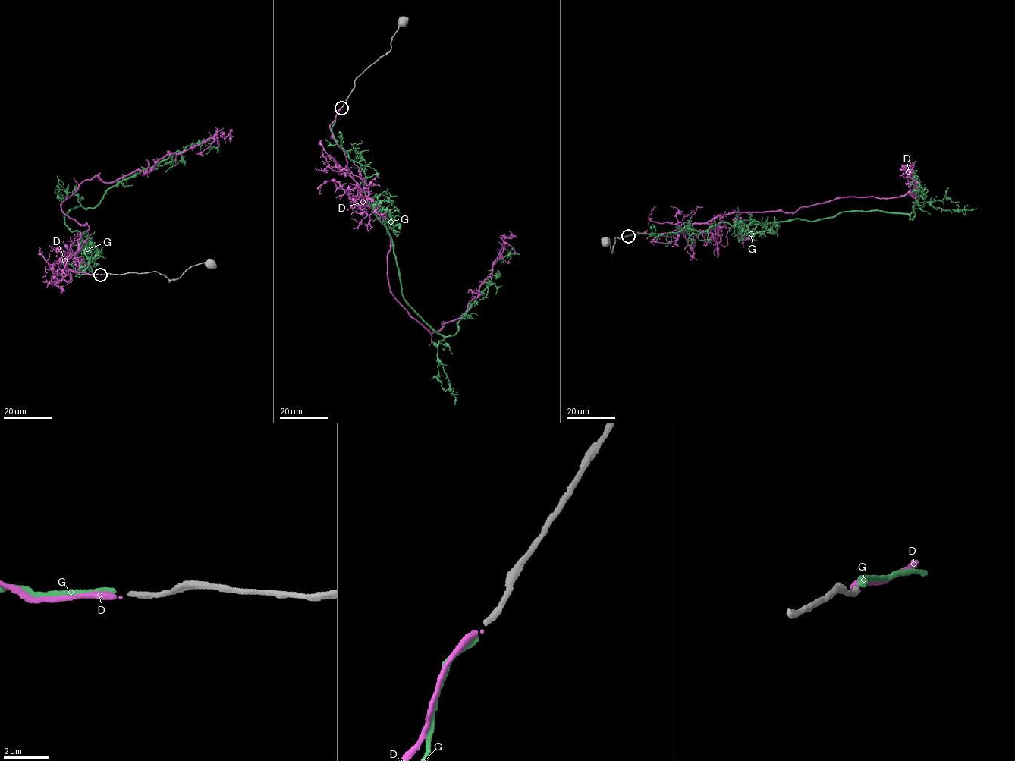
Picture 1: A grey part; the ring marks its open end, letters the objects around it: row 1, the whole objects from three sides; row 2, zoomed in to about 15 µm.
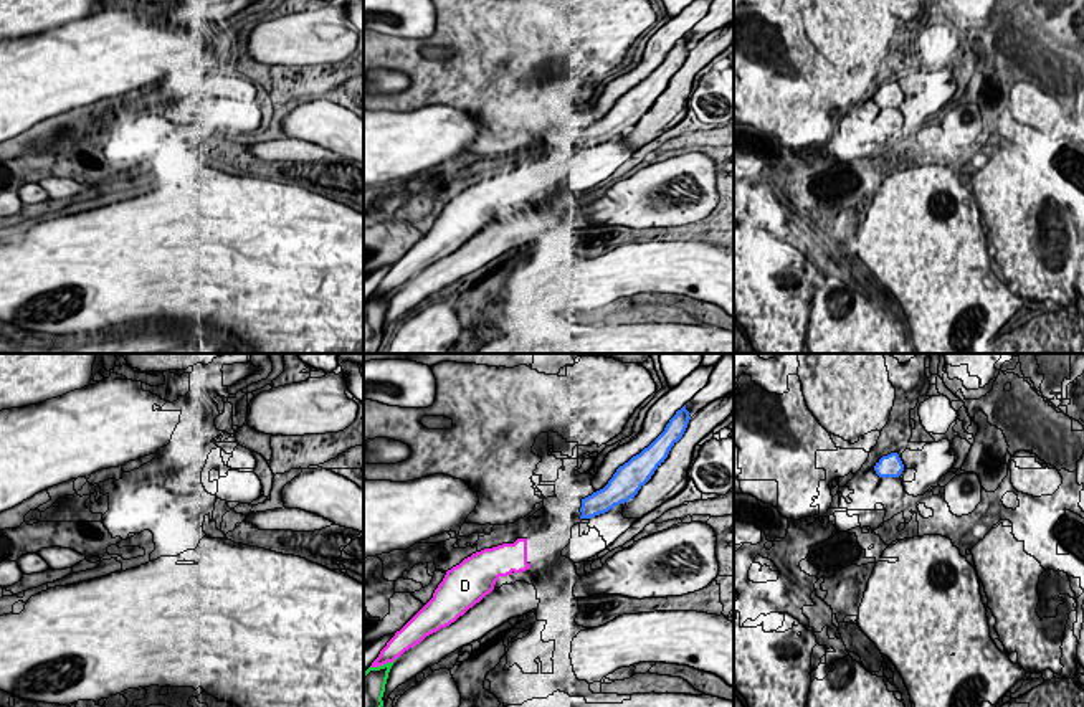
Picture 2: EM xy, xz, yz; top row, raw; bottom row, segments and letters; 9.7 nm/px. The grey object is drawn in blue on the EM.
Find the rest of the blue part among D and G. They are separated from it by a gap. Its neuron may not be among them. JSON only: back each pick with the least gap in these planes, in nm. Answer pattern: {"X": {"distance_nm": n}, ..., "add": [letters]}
{"D": {"distance_nm": 550}, "add": ["D"]}

